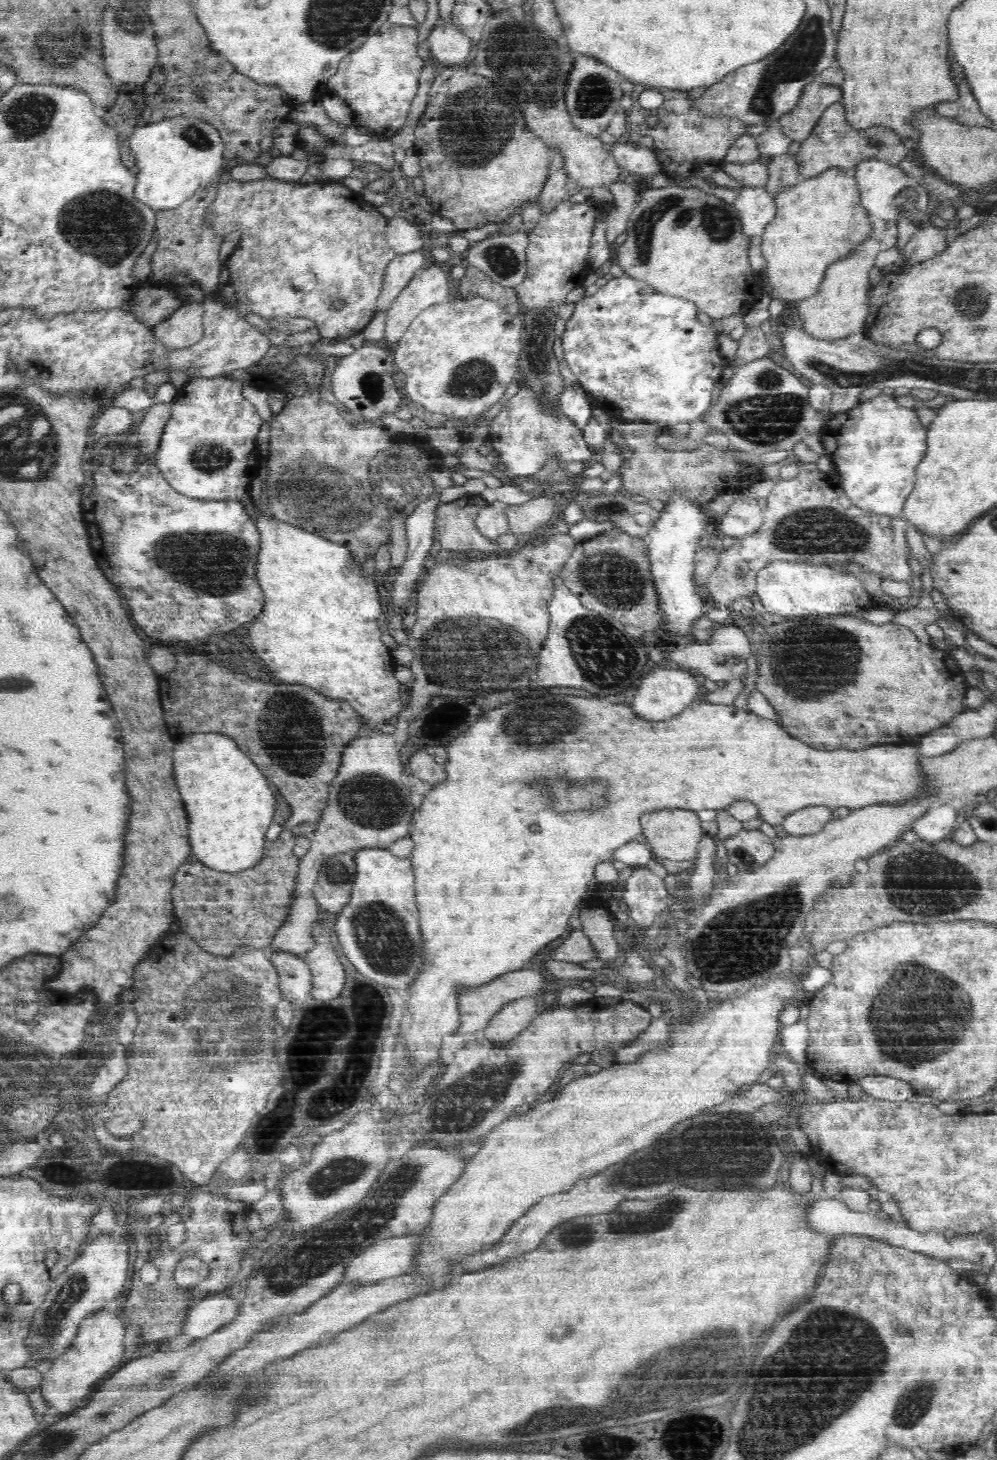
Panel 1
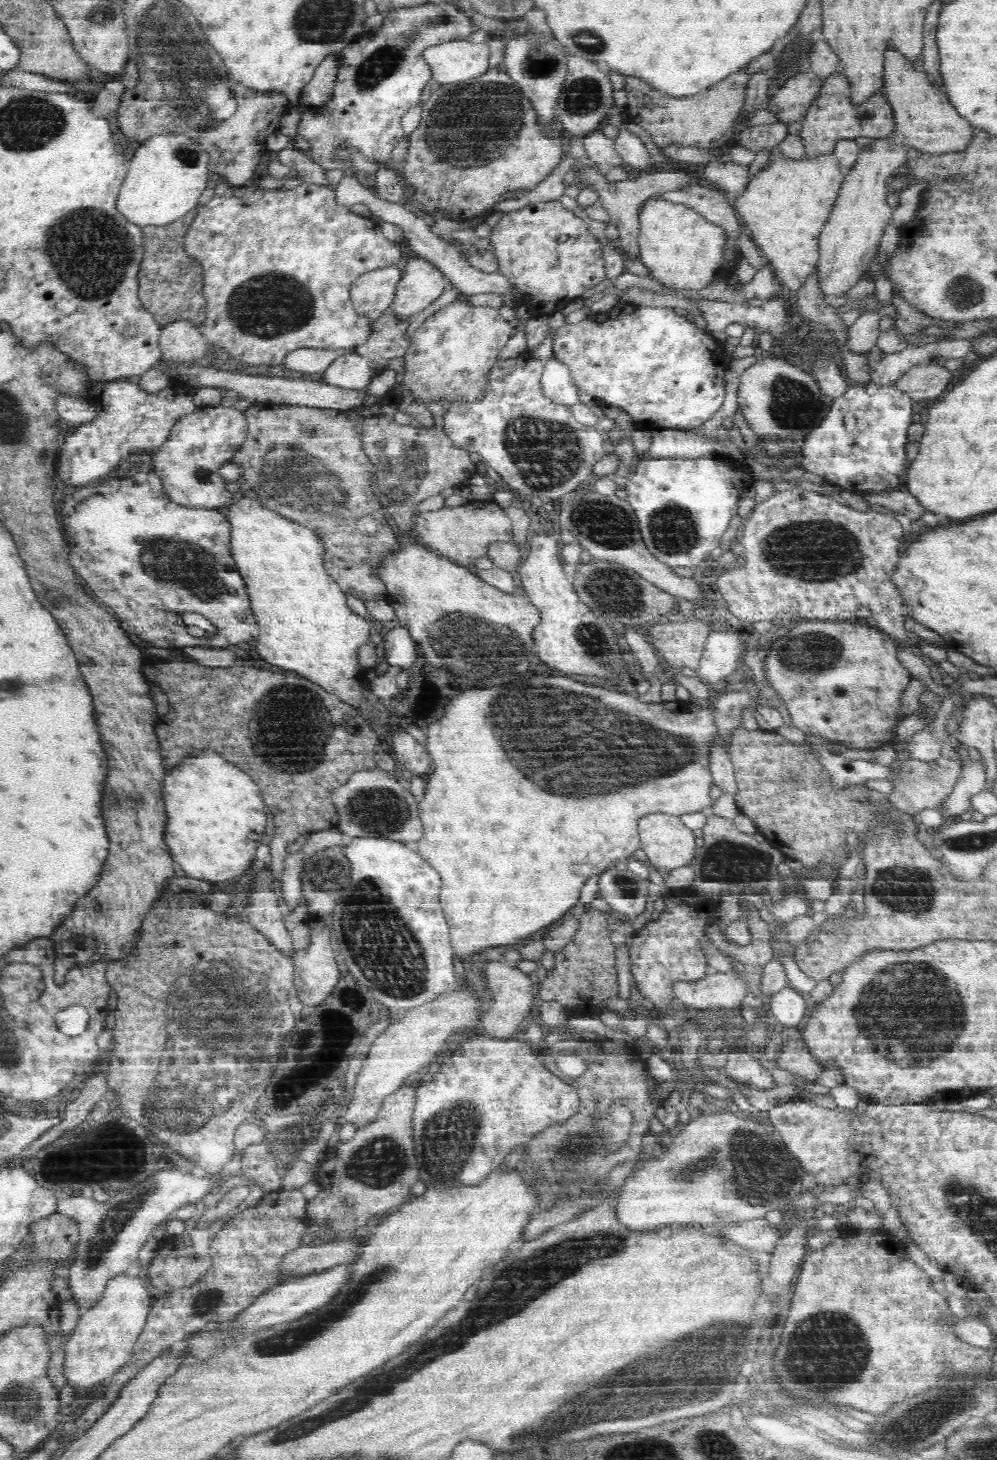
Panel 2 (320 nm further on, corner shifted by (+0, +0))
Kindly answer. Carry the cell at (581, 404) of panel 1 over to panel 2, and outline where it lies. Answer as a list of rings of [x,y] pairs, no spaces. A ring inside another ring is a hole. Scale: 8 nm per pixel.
[[[558,359],[545,362],[541,385],[543,393],[556,404],[573,407],[580,403],[579,387],[570,376],[570,369]]]

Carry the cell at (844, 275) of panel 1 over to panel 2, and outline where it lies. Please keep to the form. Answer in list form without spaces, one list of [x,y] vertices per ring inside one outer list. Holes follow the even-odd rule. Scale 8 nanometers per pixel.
[[[894,136],[890,139],[874,142],[873,146],[862,149],[859,162],[846,172],[844,186],[840,190],[836,208],[819,236],[819,265],[816,270],[816,286],[820,294],[826,296],[844,296],[850,288],[854,288],[860,279],[872,269],[872,262],[879,252],[881,238],[886,226],[892,224],[893,210],[888,203],[889,187],[887,180],[898,166],[907,164],[908,151],[911,148],[899,145]]]

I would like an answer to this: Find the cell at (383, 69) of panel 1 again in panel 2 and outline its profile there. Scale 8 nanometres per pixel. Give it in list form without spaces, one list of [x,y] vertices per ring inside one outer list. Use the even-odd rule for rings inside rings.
[[[426,2],[410,8],[403,8],[386,16],[385,23],[375,31],[367,31],[356,42],[350,43],[334,56],[336,58],[336,80],[333,97],[324,106],[314,108],[312,114],[300,117],[297,134],[311,143],[309,155],[322,168],[342,169],[342,165],[332,159],[334,148],[349,144],[360,150],[367,158],[377,163],[391,162],[396,144],[404,137],[402,116],[420,102],[424,87],[431,80],[431,68],[423,57],[423,52],[435,44],[460,38],[468,39],[474,27],[470,25],[470,15],[465,9],[450,3],[434,4]]]

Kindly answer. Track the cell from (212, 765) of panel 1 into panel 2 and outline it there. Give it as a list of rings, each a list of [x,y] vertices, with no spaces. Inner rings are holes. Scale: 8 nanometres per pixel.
[[[209,747],[194,748],[167,770],[161,788],[164,809],[168,812],[168,848],[178,862],[180,874],[186,874],[211,883],[230,881],[244,875],[256,859],[256,848],[266,832],[266,802],[260,786],[240,768],[226,762],[216,750]]]

